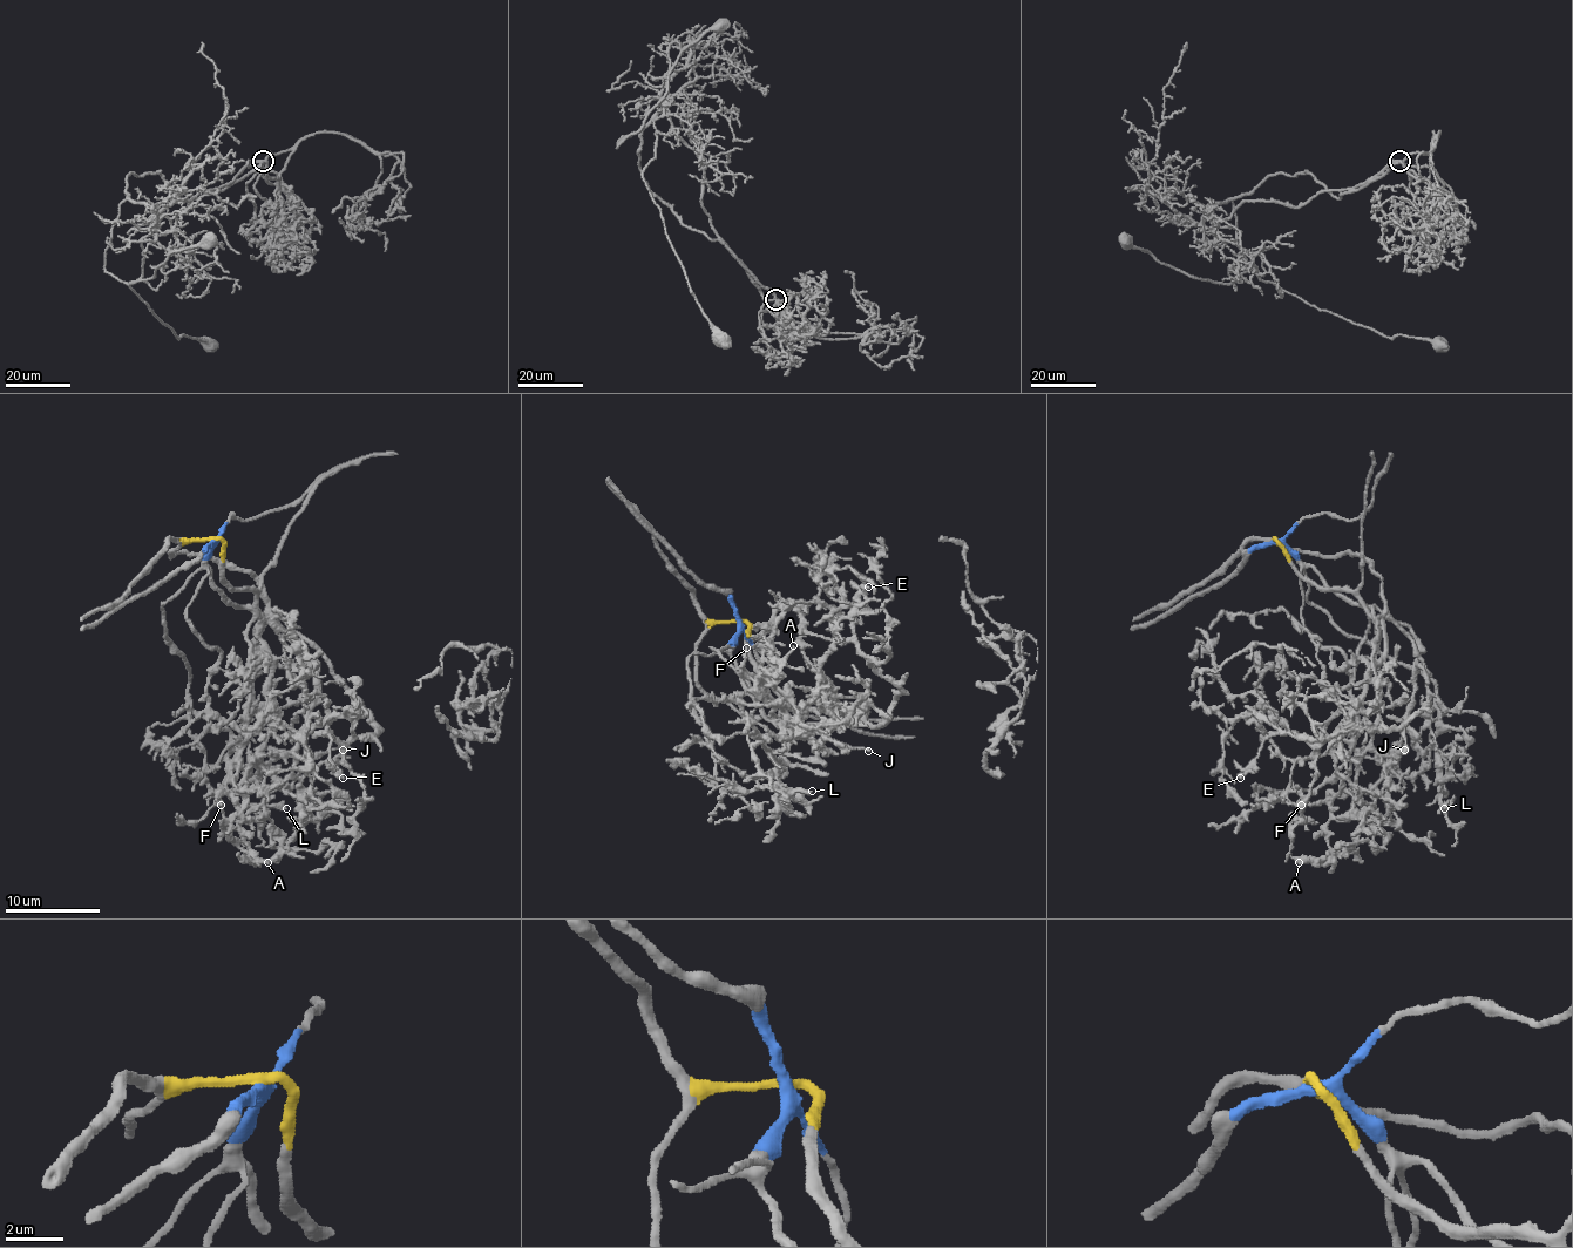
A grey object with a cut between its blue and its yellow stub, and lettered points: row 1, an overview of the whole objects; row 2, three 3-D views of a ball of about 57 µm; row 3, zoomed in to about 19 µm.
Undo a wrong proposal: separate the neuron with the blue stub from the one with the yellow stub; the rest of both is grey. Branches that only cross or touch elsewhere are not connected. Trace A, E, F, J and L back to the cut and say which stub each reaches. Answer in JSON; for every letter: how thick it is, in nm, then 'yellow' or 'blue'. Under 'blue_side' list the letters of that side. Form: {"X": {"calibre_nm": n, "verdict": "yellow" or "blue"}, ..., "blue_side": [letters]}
{"A": {"calibre_nm": 200, "verdict": "yellow"}, "E": {"calibre_nm": 440, "verdict": "yellow"}, "F": {"calibre_nm": 240, "verdict": "yellow"}, "J": {"calibre_nm": 180, "verdict": "yellow"}, "L": {"calibre_nm": 420, "verdict": "blue"}, "blue_side": ["L"]}

